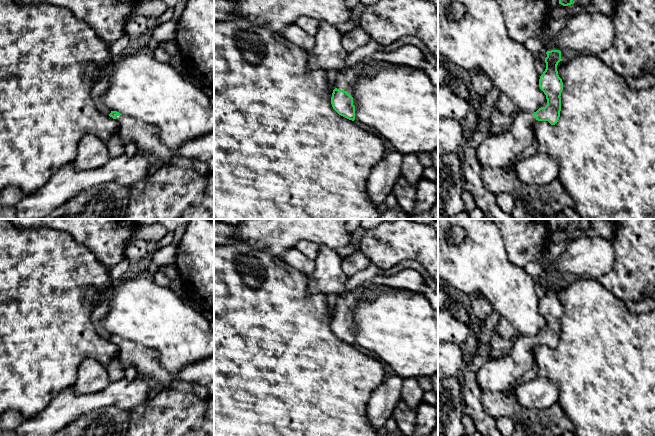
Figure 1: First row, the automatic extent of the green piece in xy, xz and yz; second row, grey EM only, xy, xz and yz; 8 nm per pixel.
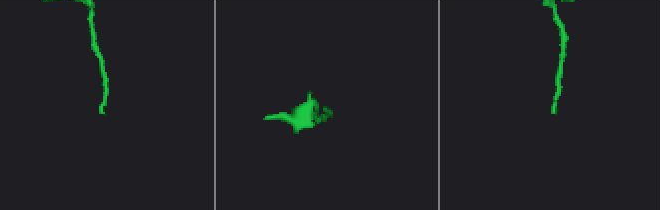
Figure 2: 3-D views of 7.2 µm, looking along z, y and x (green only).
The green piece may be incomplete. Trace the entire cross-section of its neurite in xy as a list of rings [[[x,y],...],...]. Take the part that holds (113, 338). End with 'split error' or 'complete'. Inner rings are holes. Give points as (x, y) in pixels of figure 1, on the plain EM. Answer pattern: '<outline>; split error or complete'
[[[111,335],[109,340],[118,347],[120,365],[124,369],[133,366],[139,377],[151,382],[154,386],[168,386],[173,380],[200,385],[214,382],[214,355],[185,366],[177,374],[172,374],[162,366],[157,350],[122,339],[117,335]]]; split error

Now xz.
[[[369,281],[340,295],[331,321],[333,333],[339,339],[354,345],[355,330],[353,329],[350,309],[362,298],[375,298],[376,294],[385,287],[386,285],[376,285]]]; split error

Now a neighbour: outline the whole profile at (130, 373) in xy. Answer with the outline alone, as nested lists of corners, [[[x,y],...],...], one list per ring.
[[[133,366],[124,369],[124,378],[128,381],[133,381],[138,377],[137,371]]]

